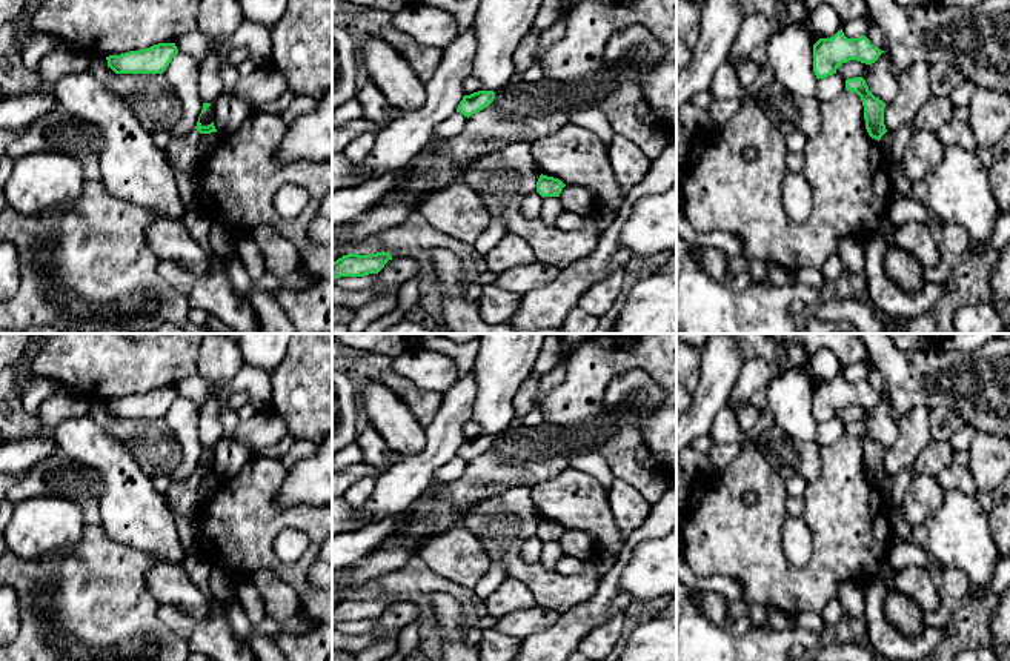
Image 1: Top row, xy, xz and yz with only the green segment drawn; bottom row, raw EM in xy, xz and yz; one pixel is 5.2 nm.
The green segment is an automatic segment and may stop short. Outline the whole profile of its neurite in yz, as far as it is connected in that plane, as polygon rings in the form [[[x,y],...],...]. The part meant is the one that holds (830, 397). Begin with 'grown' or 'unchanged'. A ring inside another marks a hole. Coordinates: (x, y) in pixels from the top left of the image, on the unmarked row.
unchanged | [[[838,375],[830,383],[819,383],[813,389],[813,417],[816,423],[826,423],[836,418],[836,414],[850,404],[858,404],[872,409],[882,398],[879,392],[873,390],[864,380],[859,383],[847,383]]]

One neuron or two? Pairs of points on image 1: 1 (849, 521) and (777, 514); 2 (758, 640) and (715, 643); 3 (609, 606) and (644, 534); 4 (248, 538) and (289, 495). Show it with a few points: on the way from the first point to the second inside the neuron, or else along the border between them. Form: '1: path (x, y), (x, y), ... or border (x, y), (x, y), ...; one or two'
1: path (827, 554), (809, 572), (789, 572), (772, 546); one
2: path (747, 643), (726, 643); one
3: path (609, 587), (611, 578), (627, 549); one
4: border (286, 471), (277, 504), (315, 506); two

